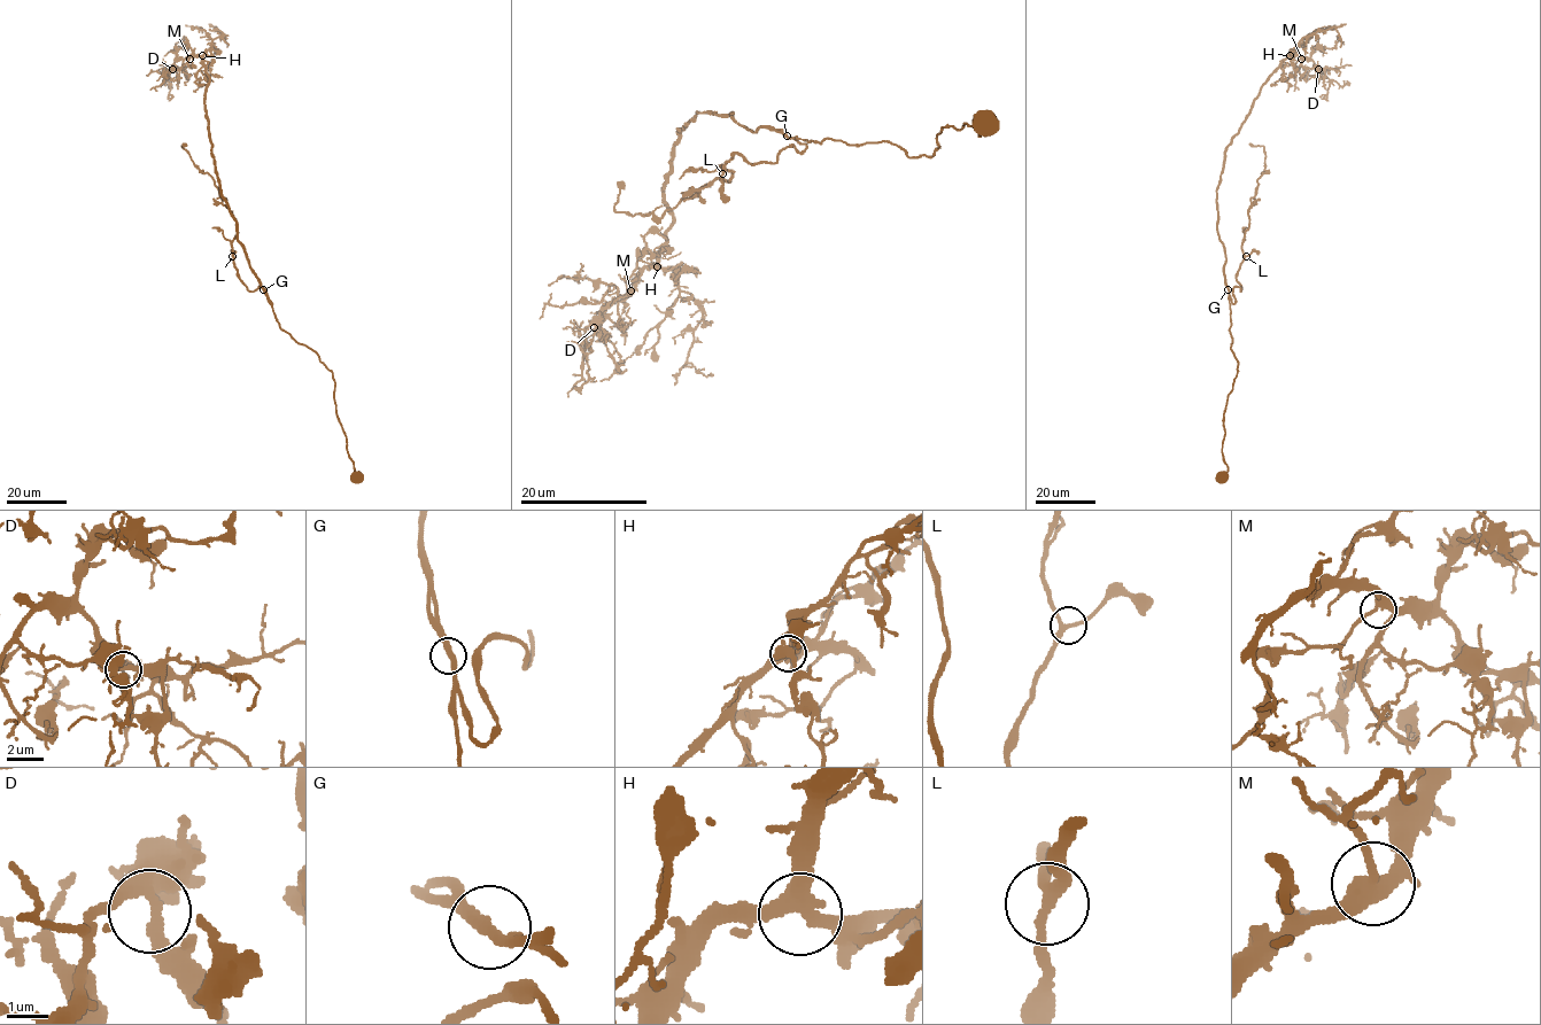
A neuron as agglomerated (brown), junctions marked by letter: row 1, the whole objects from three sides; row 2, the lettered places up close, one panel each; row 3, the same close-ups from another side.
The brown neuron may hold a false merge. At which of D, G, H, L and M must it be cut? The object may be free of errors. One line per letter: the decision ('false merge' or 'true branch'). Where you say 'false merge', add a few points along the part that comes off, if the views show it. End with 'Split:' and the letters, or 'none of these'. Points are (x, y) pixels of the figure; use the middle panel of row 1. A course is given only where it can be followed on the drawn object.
D: true branch
G: true branch
H: true branch
L: true branch
M: true branch
Split: none of these

